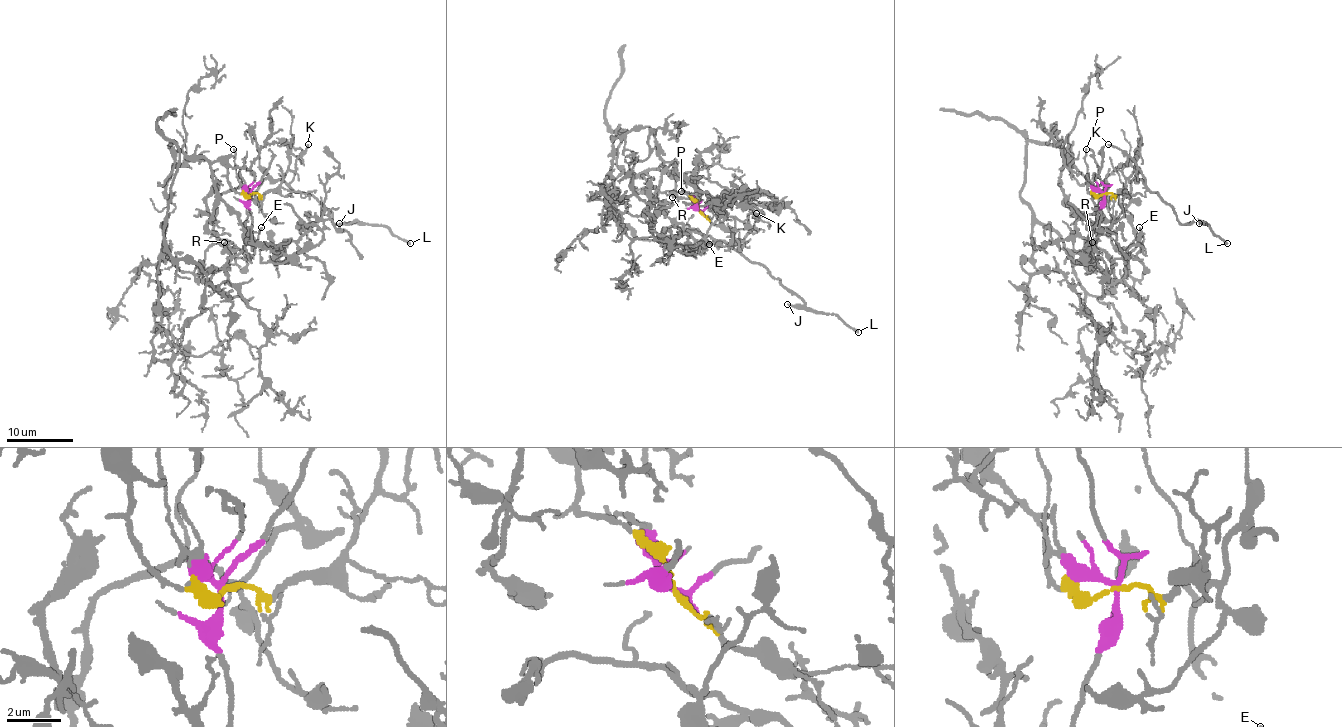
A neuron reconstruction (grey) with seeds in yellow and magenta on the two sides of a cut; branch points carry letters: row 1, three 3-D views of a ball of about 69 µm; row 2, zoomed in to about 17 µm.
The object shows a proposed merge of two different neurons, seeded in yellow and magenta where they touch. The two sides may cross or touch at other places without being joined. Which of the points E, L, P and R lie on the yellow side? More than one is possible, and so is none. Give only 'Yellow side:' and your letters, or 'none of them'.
Yellow side: none of them

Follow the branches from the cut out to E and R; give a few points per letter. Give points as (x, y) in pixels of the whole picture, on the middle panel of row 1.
E: (698, 209), (696, 196), (679, 197), (649, 231), (658, 240), (686, 231), (709, 244)
R: (698, 209), (698, 197), (676, 194), (673, 197)

